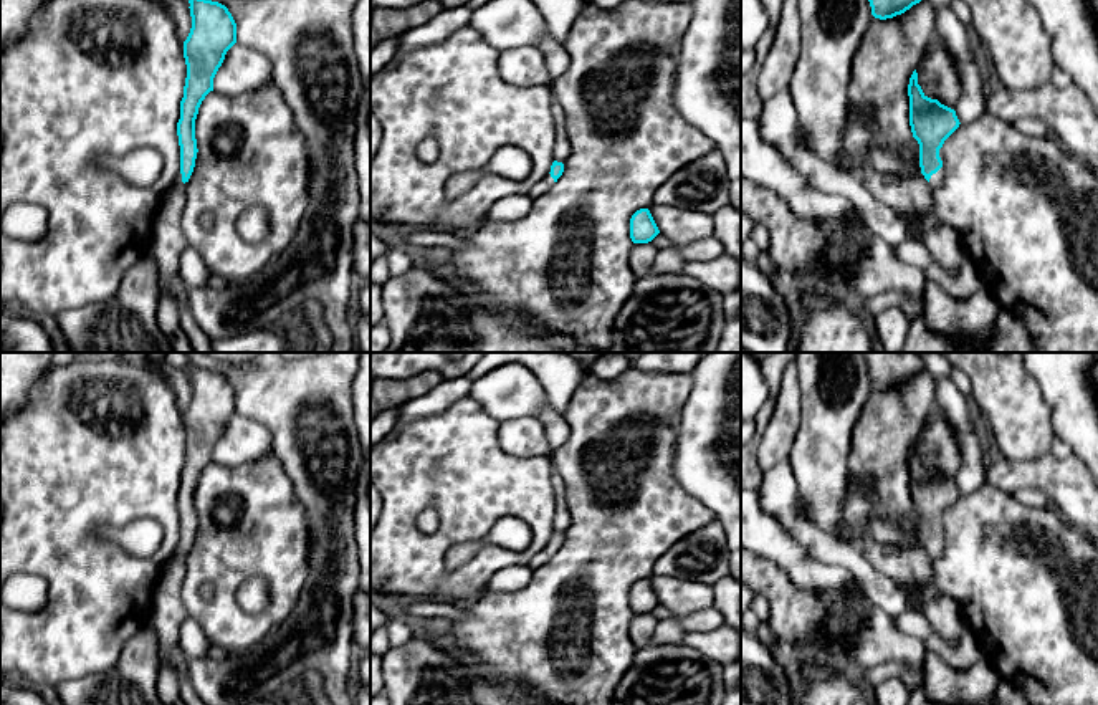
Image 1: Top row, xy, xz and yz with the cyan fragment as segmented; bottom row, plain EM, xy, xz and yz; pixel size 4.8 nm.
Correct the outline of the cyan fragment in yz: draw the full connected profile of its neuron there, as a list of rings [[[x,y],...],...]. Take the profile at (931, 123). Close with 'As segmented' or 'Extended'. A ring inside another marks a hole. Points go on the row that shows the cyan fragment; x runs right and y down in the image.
[[[913,71],[908,84],[909,126],[919,144],[921,174],[934,190],[944,182],[944,141],[959,127],[956,111],[928,98],[918,84],[918,73]]]. Extended

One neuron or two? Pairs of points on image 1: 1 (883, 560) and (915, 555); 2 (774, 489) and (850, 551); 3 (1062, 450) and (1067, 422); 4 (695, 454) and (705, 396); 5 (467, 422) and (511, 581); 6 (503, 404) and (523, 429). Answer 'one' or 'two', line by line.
1: one
2: one
3: two
4: one
5: two
6: two

